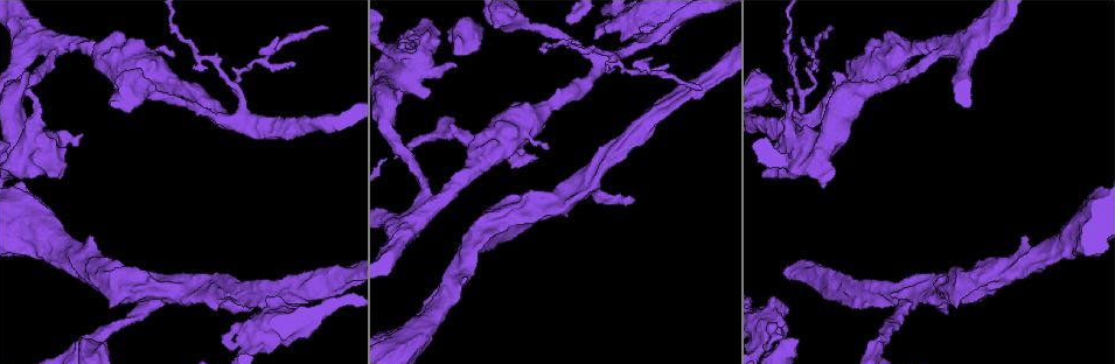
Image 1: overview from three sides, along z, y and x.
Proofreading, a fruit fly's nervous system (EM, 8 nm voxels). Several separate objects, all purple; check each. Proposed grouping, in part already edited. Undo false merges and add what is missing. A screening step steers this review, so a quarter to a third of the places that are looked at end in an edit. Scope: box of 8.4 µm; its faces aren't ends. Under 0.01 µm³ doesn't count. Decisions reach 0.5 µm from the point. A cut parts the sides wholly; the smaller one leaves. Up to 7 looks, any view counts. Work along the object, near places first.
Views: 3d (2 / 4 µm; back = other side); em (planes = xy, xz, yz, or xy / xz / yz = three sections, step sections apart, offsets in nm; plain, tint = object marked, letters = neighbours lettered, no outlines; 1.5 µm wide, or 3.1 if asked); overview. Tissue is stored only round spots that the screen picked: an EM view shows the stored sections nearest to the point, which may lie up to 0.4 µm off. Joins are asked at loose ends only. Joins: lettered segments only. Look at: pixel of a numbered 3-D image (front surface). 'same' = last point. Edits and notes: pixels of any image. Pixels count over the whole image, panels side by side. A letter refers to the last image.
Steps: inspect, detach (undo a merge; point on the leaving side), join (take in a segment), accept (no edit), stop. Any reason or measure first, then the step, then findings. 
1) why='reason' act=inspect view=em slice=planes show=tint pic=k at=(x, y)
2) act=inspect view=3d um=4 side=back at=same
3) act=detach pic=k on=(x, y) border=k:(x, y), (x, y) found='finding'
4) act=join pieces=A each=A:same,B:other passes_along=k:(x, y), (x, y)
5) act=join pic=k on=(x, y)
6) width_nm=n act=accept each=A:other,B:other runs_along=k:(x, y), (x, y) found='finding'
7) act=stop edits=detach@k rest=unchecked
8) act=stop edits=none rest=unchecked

act=inspect view=3d um=4 pic=1 at=(635, 199)

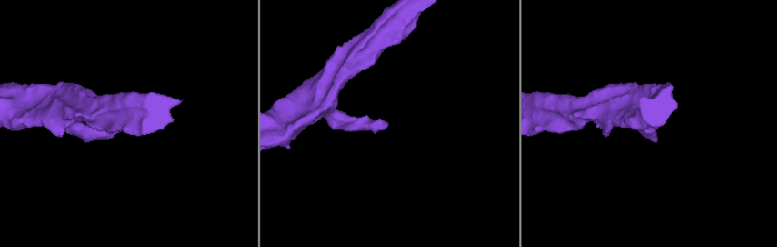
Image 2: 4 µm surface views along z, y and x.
act=inspect view=em slice=planes show=letters pic=2 at=(386, 125)

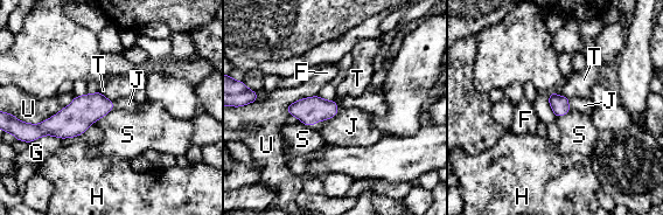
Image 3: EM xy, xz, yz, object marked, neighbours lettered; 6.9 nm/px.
width_nm=130 act=join pieces=J each=F:other,G:other,H:other,J:same,S:other,T:other,U:other passes_along=3:(311, 110), (326, 119), (351, 126) found='the neuron continues'

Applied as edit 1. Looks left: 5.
why='end of a long branch' act=inspect view=3d um=2 side=back pic=1 at=(795, 338)

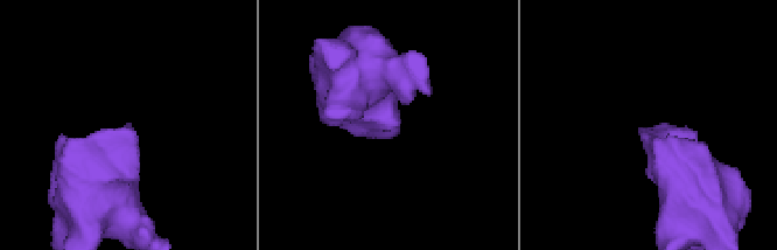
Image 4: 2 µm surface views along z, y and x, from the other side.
act=inspect view=em slice=xy step=4 show=letters pic=4 at=(643, 127)

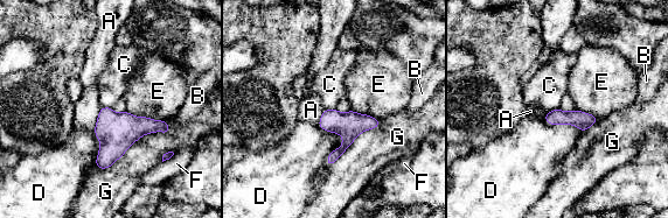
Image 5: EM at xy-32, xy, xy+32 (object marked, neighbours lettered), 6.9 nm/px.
act=accept each=A:other,B:other,C:other,D:other,E:other,F:other,G:other border=5:(558, 107), (547, 113) found='no lettered segment goes on from it'

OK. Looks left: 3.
act=stop edits=join@3 rest=unchecked

